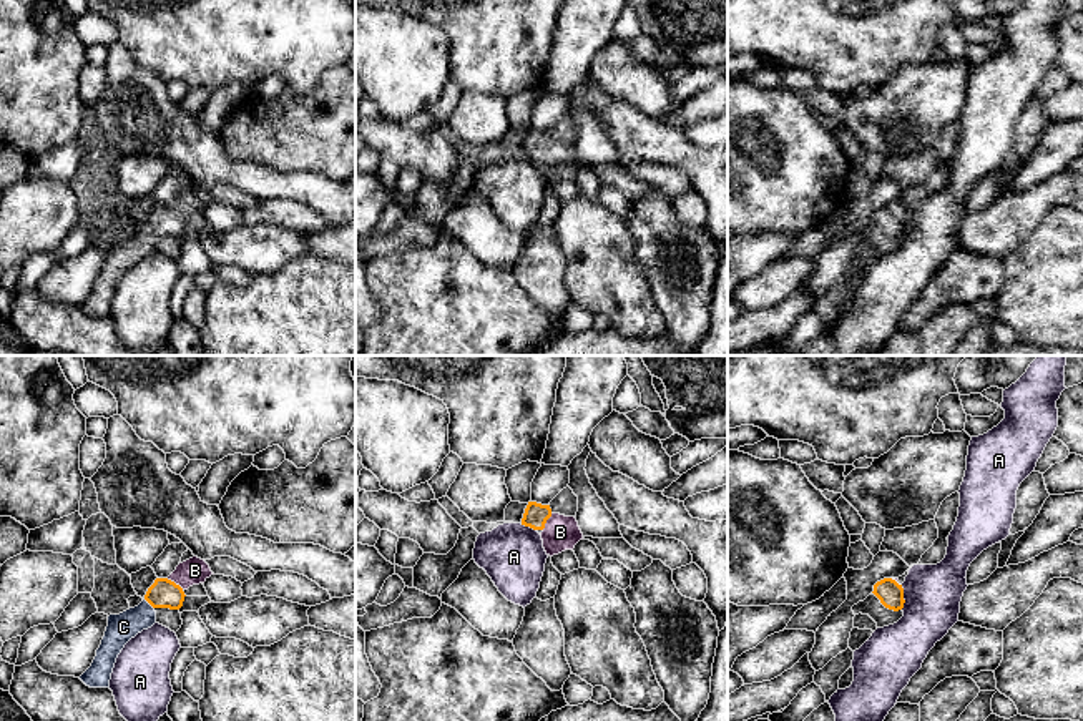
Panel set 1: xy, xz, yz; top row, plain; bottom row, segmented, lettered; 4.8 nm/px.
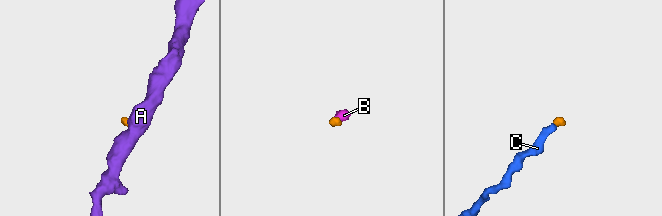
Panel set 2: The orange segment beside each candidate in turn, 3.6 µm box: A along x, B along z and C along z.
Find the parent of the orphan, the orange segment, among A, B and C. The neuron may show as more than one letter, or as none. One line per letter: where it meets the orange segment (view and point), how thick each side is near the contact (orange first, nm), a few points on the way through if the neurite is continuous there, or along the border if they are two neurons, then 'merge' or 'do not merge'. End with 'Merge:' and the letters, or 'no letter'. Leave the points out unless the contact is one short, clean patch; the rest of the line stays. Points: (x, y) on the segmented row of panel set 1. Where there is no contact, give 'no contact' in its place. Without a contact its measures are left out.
A: meets orange in yz at (902, 597); 120 nm thick on the orange side, 280 nm on the other; border along yz (901, 585), (902, 608); do not merge
B: meets orange in xy at (173, 582); 140 nm thick on the orange side, 130 nm on the other; runs through xy (163, 593), (173, 582), (195, 570); merge
C: meets orange in xy at (148, 602); 140 nm thick on the orange side, 140 nm on the other; runs through xy (163, 593), (148, 602), (123, 627); merge
Merge: B, C

